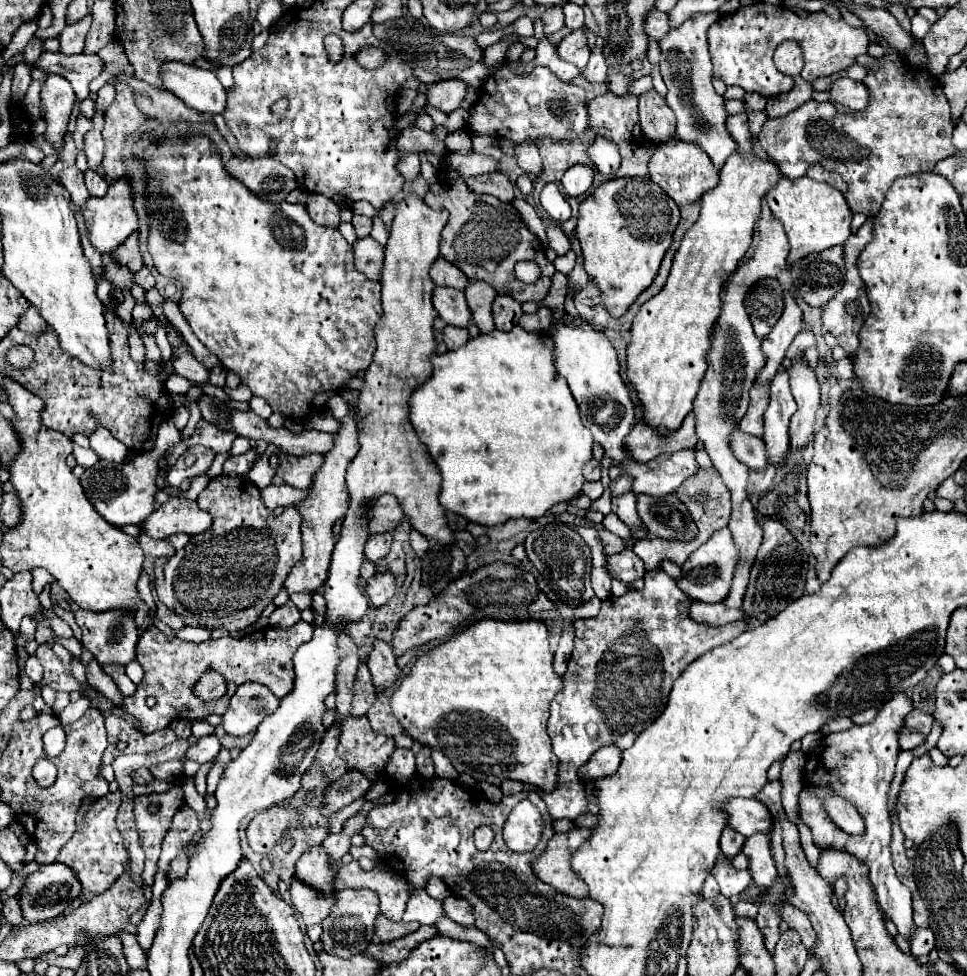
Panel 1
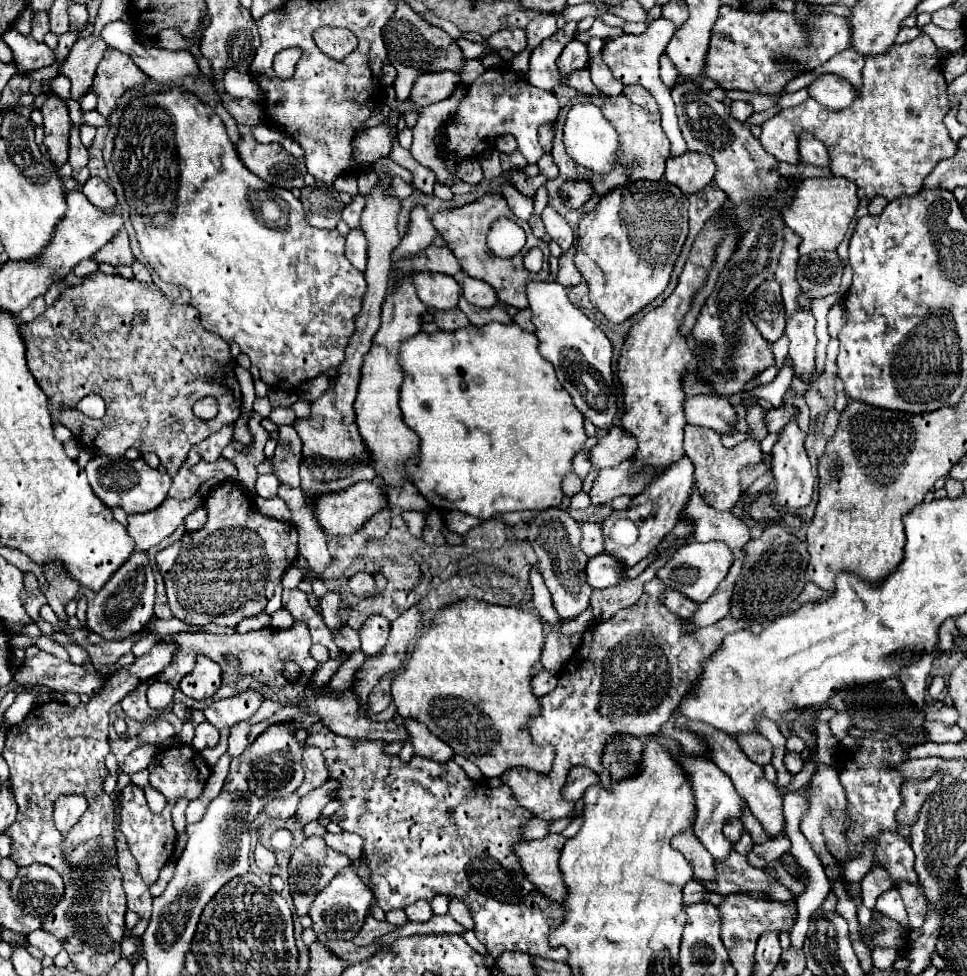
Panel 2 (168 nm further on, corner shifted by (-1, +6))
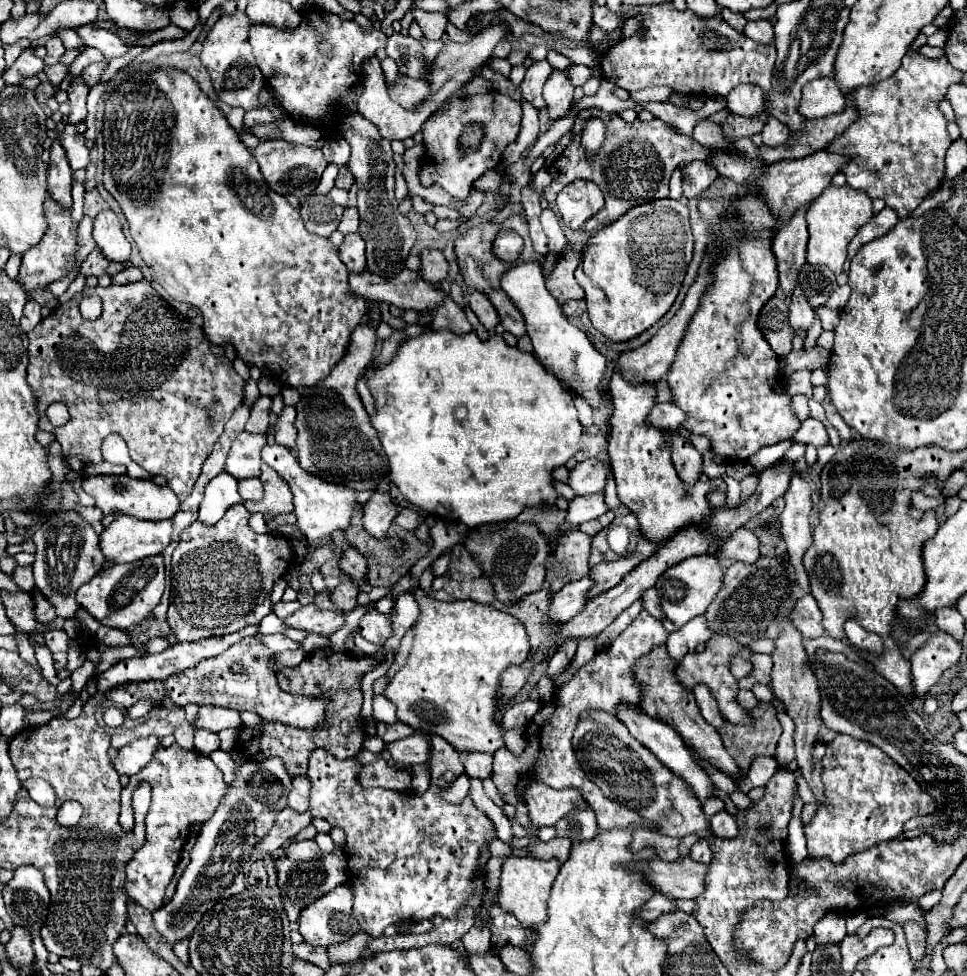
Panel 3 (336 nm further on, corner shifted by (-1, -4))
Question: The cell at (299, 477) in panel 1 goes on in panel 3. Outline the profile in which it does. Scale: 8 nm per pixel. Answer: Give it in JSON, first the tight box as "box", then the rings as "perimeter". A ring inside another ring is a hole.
{"box":[242,464,293,522],"perimeter":[[[261,464],[259,480],[263,482],[265,496],[259,502],[242,502],[250,513],[261,512],[265,516],[265,520],[269,522],[271,518],[275,518],[281,512],[293,512],[291,490],[287,490],[287,482],[283,482],[283,478],[279,478],[279,474],[275,474],[275,470],[271,470],[267,464]]]}

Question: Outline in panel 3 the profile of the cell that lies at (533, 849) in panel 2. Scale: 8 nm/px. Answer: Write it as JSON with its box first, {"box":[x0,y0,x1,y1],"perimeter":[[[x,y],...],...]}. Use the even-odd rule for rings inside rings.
{"box":[499,856,559,928],"perimeter":[[[511,856],[501,864],[501,886],[499,886],[499,906],[513,914],[521,926],[529,928],[533,924],[547,920],[547,900],[553,886],[553,880],[559,872],[559,860],[541,860],[541,858],[517,858]]]}

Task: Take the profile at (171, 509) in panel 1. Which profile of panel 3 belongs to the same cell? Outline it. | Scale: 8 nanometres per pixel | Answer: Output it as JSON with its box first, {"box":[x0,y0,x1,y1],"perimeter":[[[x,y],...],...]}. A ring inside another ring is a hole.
{"box":[99,514,171,562],"perimeter":[[[121,514],[99,536],[103,556],[113,562],[135,562],[153,554],[161,554],[171,542],[171,520],[137,520]]]}

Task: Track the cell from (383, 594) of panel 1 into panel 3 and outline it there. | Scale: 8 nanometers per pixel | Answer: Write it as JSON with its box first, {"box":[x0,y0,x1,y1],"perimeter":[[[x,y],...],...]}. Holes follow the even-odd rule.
{"box":[329,578,359,612],"perimeter":[[[349,578],[341,580],[341,584],[339,584],[335,590],[329,592],[331,602],[333,602],[339,610],[343,610],[343,612],[349,612],[349,610],[355,608],[357,596],[359,596],[359,586],[357,586],[355,582],[351,582]]]}

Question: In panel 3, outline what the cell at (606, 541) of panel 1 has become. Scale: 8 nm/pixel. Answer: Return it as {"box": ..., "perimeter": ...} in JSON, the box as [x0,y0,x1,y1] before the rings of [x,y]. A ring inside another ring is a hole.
{"box":[547,530,591,592],"perimeter":[[[581,530],[565,532],[551,558],[547,558],[547,588],[559,592],[565,584],[581,580],[589,572],[591,538]]]}

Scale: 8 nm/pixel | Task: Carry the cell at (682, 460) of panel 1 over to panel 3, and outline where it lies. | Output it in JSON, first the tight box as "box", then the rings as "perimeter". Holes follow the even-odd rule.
{"box":[565,492,605,524],"perimeter":[[[601,492],[599,494],[585,494],[585,496],[575,496],[573,500],[569,500],[565,520],[571,524],[583,524],[593,518],[599,518],[601,514],[605,514],[603,494]]]}

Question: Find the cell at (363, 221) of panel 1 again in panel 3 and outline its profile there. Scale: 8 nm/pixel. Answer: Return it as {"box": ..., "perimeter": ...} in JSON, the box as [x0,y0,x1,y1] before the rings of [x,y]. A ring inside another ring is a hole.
{"box":[339,208,359,234],"perimeter":[[[345,208],[345,214],[339,222],[339,232],[341,234],[351,234],[351,232],[357,232],[359,228],[359,214],[357,214],[357,208]]]}

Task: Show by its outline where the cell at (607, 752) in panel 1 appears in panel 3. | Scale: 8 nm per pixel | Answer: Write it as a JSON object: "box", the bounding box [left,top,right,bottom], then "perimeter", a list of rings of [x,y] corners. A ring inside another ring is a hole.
{"box":[523,780,583,826],"perimeter":[[[535,780],[523,792],[523,802],[527,804],[531,824],[535,826],[555,826],[571,806],[583,806],[583,798],[577,790],[551,790],[547,784]]]}

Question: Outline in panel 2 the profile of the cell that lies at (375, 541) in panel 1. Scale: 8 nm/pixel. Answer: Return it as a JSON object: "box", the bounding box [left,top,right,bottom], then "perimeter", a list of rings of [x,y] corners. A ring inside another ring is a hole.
{"box":[363,508,391,538],"perimeter":[[[385,508],[383,512],[377,512],[365,526],[363,526],[363,534],[367,538],[383,538],[391,528],[391,518],[389,518],[389,508]]]}

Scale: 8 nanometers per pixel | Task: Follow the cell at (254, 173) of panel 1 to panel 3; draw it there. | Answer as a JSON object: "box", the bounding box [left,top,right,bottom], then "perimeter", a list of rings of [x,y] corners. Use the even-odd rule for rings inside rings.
{"box":[253,140,327,200],"perimeter":[[[263,140],[255,150],[253,150],[255,160],[261,166],[261,172],[267,180],[267,184],[281,196],[297,196],[299,200],[305,200],[313,190],[317,188],[323,170],[327,168],[327,160],[319,148],[311,146],[293,146],[285,140]]]}

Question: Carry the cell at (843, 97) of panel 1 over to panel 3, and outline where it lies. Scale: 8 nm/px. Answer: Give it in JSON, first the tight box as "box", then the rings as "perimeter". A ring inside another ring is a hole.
{"box":[799,78,847,118],"perimeter":[[[833,78],[811,80],[803,86],[803,98],[799,114],[803,118],[825,118],[837,114],[847,106],[847,98],[841,94]]]}

